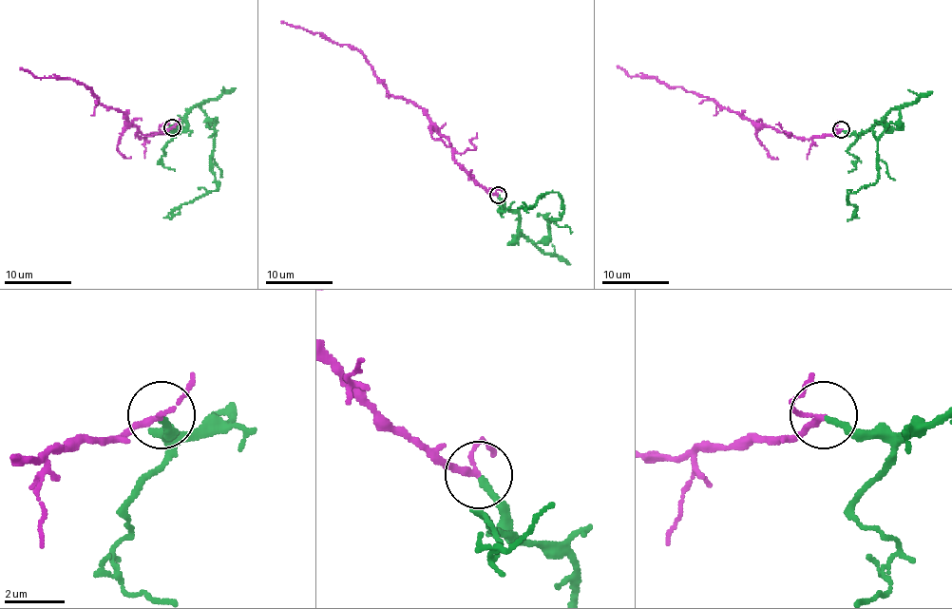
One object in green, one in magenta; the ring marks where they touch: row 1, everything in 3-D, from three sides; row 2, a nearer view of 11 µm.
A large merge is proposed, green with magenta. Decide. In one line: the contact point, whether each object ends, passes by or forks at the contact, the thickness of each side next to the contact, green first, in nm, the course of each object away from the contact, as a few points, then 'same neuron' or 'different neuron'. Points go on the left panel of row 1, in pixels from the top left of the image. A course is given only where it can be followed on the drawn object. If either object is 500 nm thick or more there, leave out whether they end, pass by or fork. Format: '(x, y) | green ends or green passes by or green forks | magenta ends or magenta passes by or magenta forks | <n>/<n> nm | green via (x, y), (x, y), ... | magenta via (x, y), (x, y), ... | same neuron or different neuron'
(172, 127) | green ends | magenta passes by | 190/160 nm | green via (171, 127), (183, 132), (184, 119), (197, 105), (215, 120), (211, 159), (219, 182), (214, 191), (163, 218) | magenta via (171, 127), (139, 138), (138, 129), (123, 112), (101, 105), (90, 87), (37, 78), (20, 67) | same neuron

